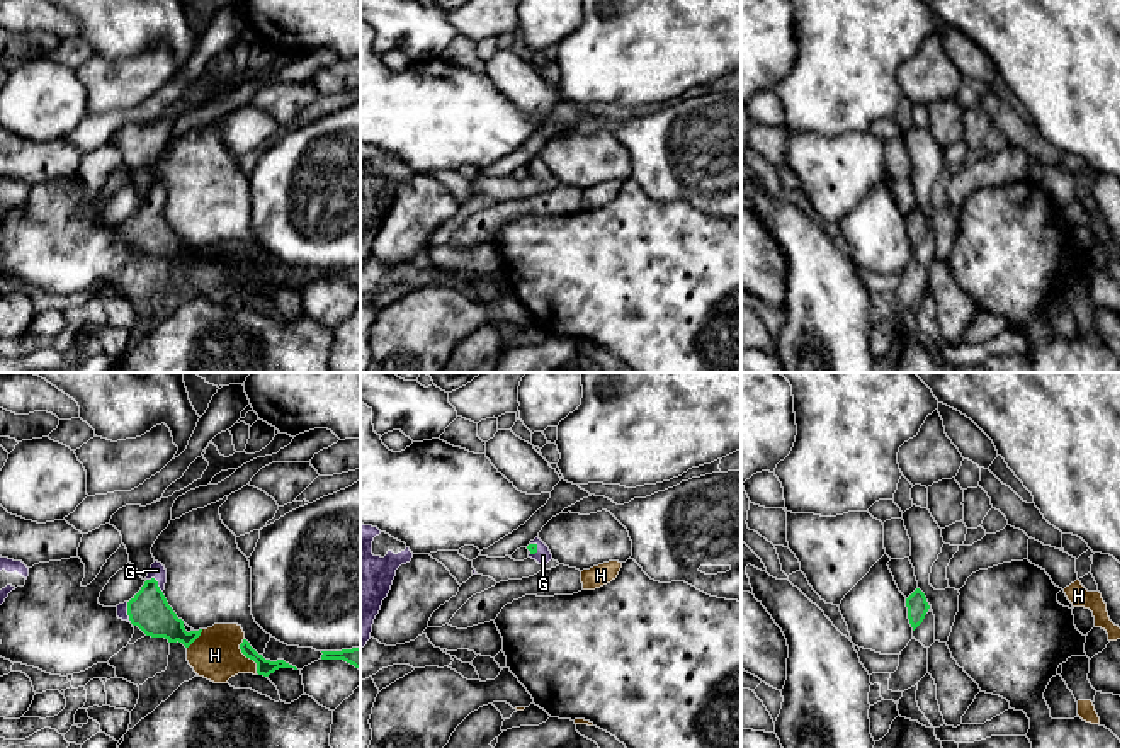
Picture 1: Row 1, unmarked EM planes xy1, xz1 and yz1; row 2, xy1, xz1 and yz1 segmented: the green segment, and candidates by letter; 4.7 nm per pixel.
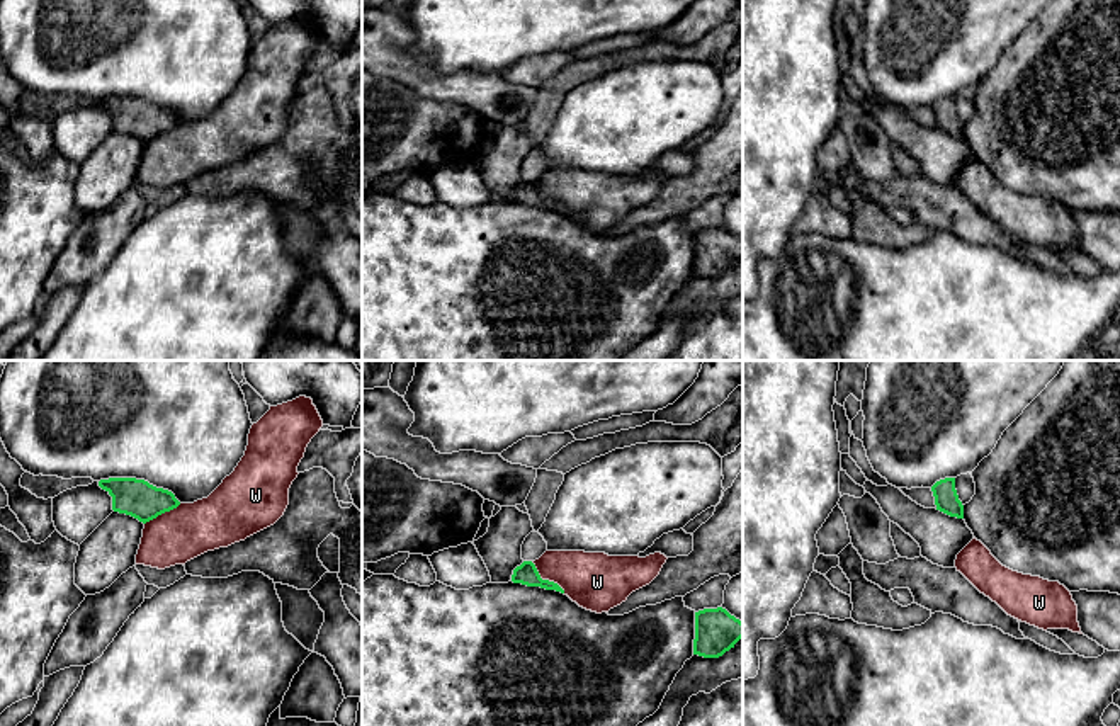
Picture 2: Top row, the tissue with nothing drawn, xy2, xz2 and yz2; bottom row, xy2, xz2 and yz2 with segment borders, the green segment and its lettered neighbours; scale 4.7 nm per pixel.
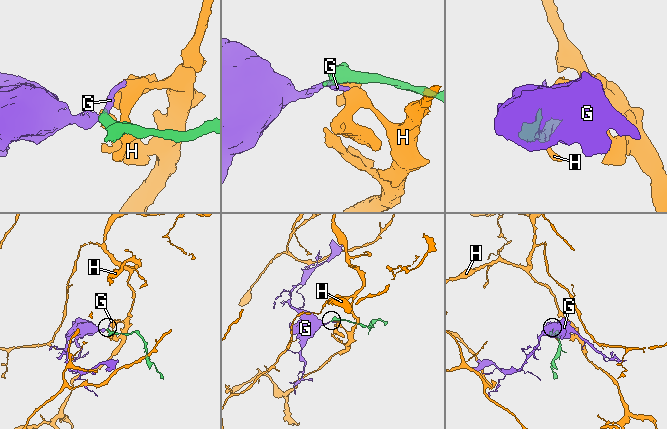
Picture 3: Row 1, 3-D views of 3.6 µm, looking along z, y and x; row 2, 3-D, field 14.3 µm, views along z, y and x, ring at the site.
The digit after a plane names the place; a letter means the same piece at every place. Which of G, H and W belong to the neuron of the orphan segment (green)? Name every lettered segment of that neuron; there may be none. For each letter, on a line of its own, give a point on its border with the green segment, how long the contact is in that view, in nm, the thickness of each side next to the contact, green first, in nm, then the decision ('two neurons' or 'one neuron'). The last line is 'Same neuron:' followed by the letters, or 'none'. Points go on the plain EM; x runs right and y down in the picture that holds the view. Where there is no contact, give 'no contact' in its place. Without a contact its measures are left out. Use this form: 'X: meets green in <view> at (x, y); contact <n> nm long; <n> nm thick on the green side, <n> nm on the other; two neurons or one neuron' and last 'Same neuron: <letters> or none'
G: meets green in xy1 at (157, 201); contact 100 nm long; 190 nm thick on the green side, 70 nm on the other; one neuron
H: meets green in xy1 at (247, 276); contact 180 nm long; 80 nm thick on the green side, 240 nm on the other; two neurons
W: meets green in xz2 at (546, 199); contact 220 nm long; 100 nm thick on the green side, 280 nm on the other; two neurons
Same neuron: G

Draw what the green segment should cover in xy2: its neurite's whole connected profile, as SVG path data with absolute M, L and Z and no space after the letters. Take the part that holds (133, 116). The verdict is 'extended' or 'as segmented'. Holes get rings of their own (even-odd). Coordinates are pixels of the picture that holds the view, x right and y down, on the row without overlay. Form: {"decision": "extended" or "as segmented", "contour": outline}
{"decision": "as segmented", "contour": "M109 97L100 99L99 105L112 116L114 131L131 134L143 143L180 124L172 111L156 107L144 99Z"}

